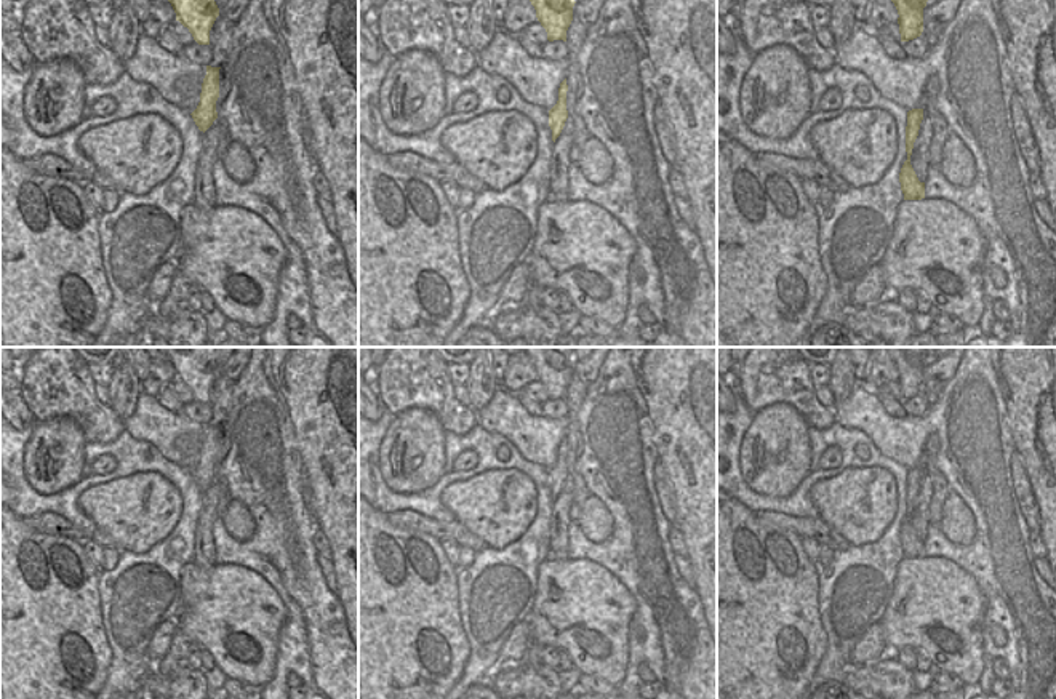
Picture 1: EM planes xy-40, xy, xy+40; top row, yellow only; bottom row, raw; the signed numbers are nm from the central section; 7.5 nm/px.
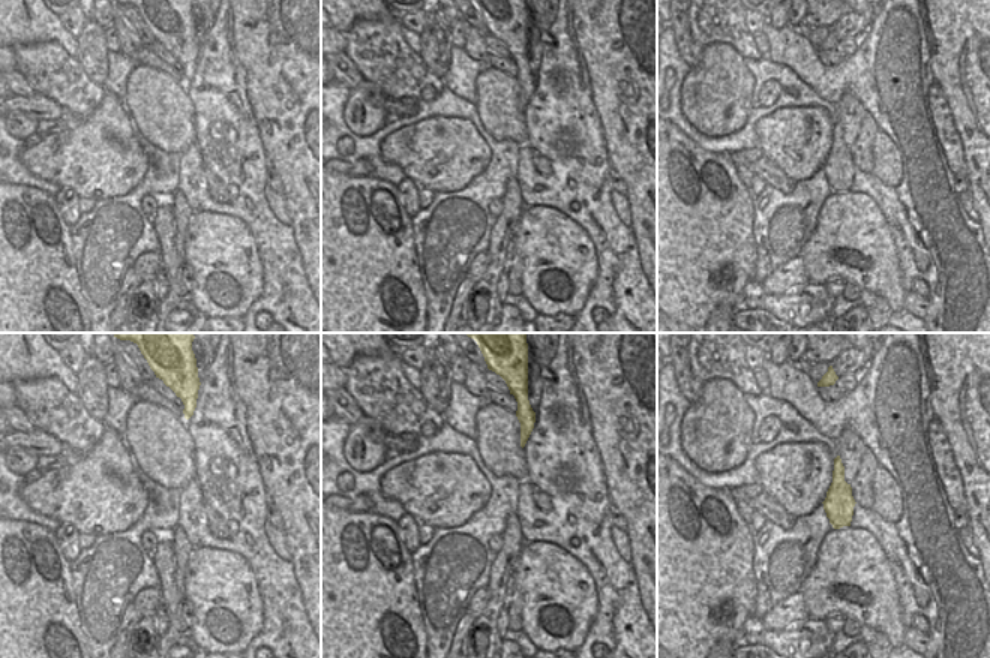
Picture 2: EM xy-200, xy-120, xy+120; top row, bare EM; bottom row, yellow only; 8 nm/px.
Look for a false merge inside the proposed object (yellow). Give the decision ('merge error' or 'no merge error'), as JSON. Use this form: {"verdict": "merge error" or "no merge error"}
{"verdict": "no merge error"}

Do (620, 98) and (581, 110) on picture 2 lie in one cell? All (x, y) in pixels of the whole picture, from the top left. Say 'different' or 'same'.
different

